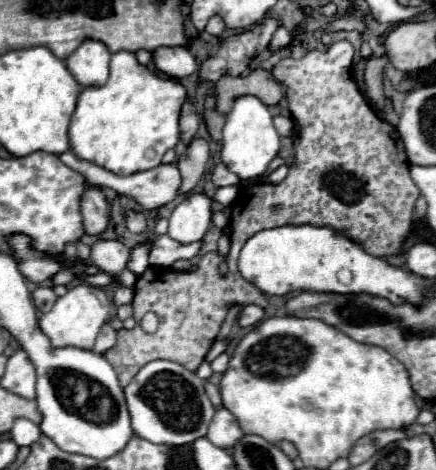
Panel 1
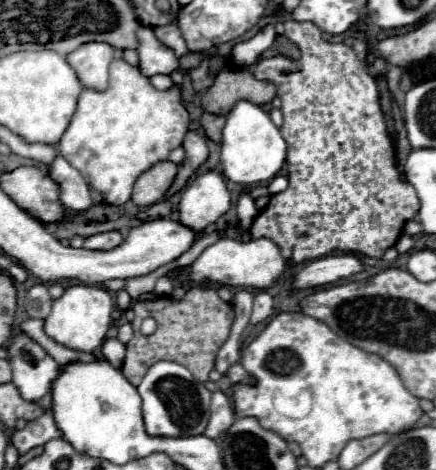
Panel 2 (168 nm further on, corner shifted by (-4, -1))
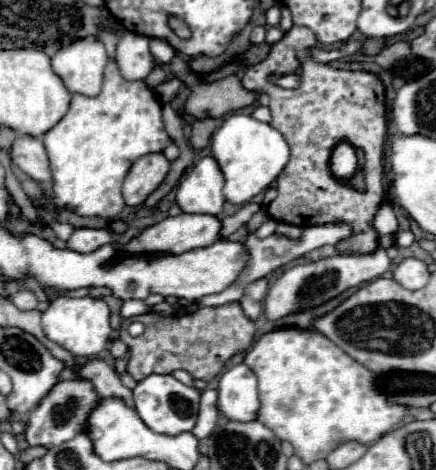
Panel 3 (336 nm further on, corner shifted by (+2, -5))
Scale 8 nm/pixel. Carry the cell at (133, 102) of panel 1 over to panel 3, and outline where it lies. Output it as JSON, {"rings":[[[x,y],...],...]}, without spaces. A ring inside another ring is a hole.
{"rings":[[[109,61],[105,69],[103,91],[93,99],[75,93],[67,115],[43,135],[43,145],[47,149],[49,167],[53,175],[53,203],[61,209],[71,209],[77,215],[85,217],[117,217],[125,207],[121,197],[121,181],[125,179],[129,165],[133,165],[133,161],[137,161],[137,157],[143,157],[145,153],[163,151],[169,141],[171,139],[165,133],[161,119],[161,103],[155,99],[151,89],[143,81],[125,81],[117,65]]]}

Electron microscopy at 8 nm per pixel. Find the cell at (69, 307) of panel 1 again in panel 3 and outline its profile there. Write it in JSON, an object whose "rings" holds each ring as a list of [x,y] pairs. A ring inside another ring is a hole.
{"rings":[[[61,295],[55,301],[51,301],[47,311],[43,311],[41,329],[47,339],[65,347],[75,357],[93,357],[109,341],[109,335],[111,335],[109,315],[111,315],[111,311],[103,299],[93,299],[93,297],[75,299],[75,297]]]}

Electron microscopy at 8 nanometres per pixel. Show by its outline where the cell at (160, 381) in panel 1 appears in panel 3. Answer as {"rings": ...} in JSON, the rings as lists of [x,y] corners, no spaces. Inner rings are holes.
{"rings":[[[149,375],[147,379],[139,381],[133,389],[135,395],[135,409],[143,423],[153,429],[155,433],[163,435],[179,435],[183,431],[191,431],[197,421],[199,409],[199,391],[195,387],[187,387],[171,375]]]}

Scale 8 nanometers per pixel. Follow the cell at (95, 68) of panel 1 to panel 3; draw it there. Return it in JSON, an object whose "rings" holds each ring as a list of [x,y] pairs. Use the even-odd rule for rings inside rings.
{"rings":[[[83,37],[61,47],[51,57],[53,71],[61,77],[69,93],[97,97],[103,83],[103,69],[109,57],[97,37]]]}

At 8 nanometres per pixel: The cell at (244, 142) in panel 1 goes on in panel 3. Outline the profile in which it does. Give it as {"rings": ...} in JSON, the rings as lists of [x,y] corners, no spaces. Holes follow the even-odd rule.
{"rings":[[[231,113],[225,117],[223,125],[213,133],[211,151],[225,175],[223,195],[235,205],[249,203],[255,195],[263,193],[289,161],[289,145],[285,137],[269,123],[261,123],[245,113]]]}

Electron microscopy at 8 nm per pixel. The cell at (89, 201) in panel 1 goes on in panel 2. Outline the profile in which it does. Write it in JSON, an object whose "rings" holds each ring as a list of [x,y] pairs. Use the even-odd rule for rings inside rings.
{"rings":[[[57,157],[53,165],[49,165],[49,173],[51,177],[55,177],[55,181],[59,181],[63,189],[61,201],[65,207],[73,211],[87,211],[95,205],[91,199],[91,187],[69,161],[65,161],[63,157]]]}

